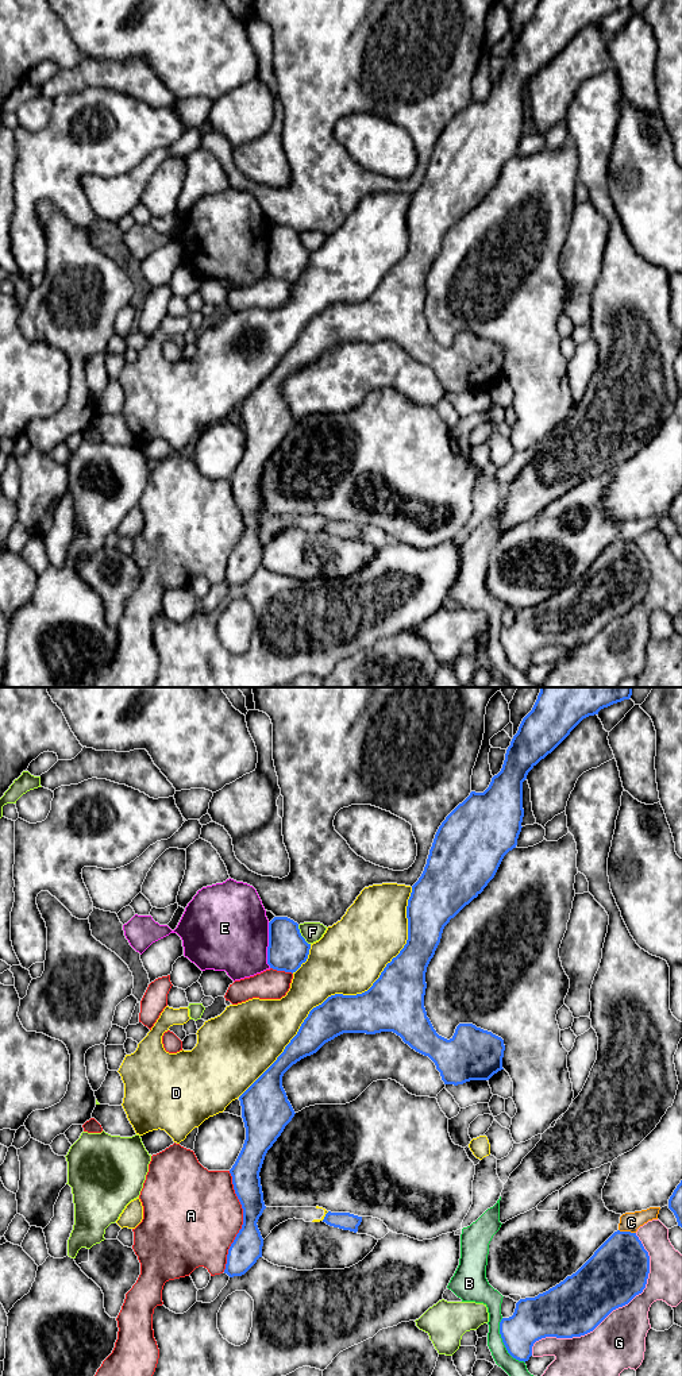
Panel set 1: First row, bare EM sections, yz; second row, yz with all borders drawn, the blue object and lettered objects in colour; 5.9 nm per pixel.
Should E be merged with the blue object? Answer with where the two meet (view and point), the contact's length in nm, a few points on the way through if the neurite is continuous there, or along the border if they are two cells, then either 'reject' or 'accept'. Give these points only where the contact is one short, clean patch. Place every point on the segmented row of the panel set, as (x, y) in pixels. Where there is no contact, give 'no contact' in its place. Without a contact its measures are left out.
meets blue in yz at (269, 945); contact 280 nm long; accept

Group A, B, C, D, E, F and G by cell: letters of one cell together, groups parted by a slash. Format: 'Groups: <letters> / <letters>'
Groups: A / B / C / D / E / F / G

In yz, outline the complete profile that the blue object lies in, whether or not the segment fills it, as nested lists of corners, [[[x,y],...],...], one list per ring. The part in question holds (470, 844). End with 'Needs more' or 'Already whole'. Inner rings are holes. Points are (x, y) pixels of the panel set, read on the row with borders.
[[[540,687],[532,710],[523,718],[506,749],[501,771],[492,778],[483,793],[471,791],[439,826],[424,871],[412,886],[408,899],[408,940],[404,948],[386,964],[367,991],[357,995],[335,994],[313,1007],[284,1052],[239,1096],[246,1140],[230,1173],[243,1209],[243,1225],[228,1249],[224,1273],[230,1277],[244,1275],[262,1257],[263,1238],[257,1222],[266,1206],[259,1172],[267,1150],[296,1114],[282,1087],[282,1076],[293,1064],[316,1053],[325,1042],[343,1033],[393,1032],[412,1049],[435,1063],[444,1084],[489,1080],[504,1069],[504,1040],[492,1032],[473,1024],[459,1024],[450,1040],[436,1033],[424,1007],[427,967],[440,943],[444,926],[483,891],[504,856],[516,848],[524,817],[523,782],[528,772],[583,718],[629,699],[631,695],[632,687]]]. Already whole

